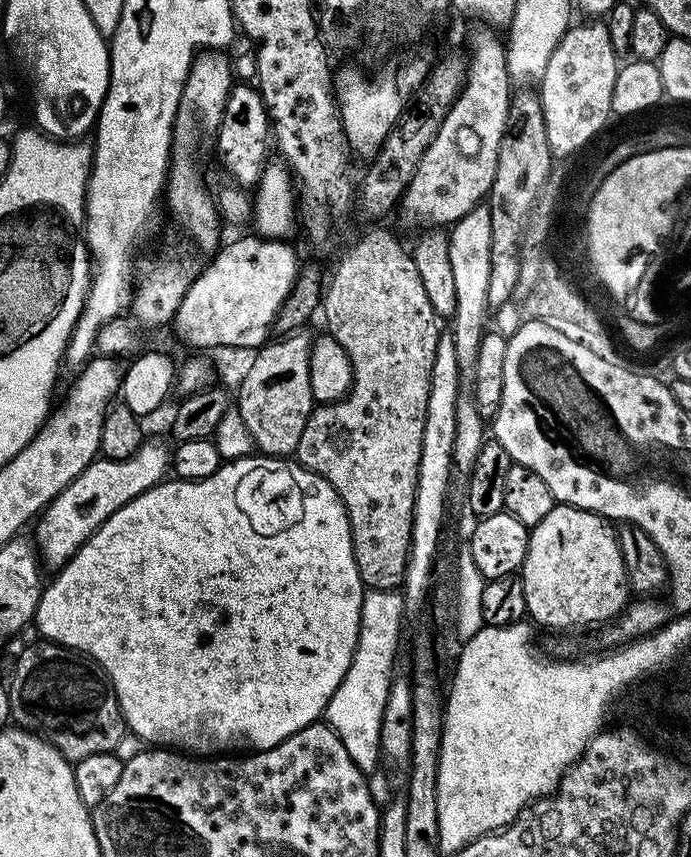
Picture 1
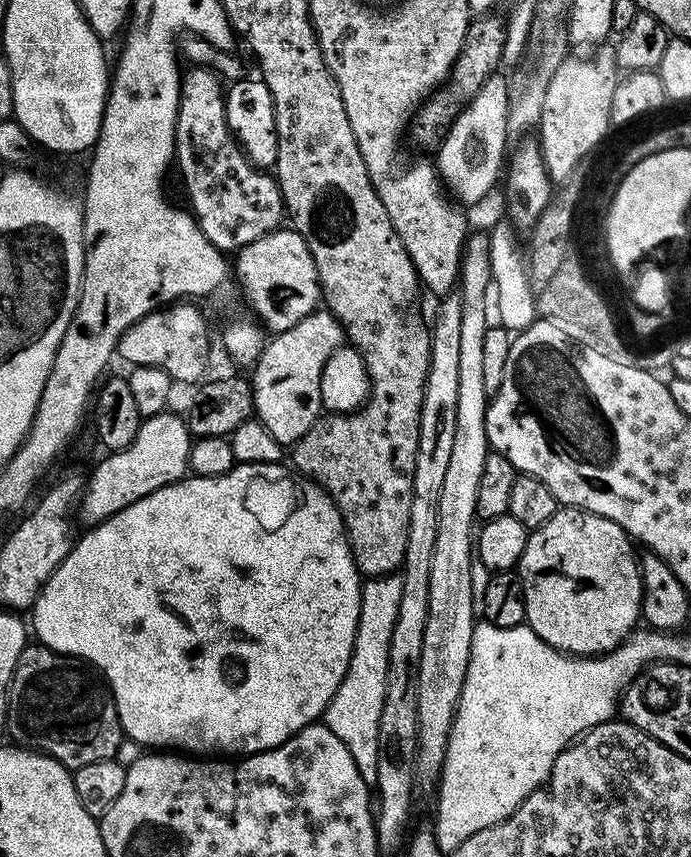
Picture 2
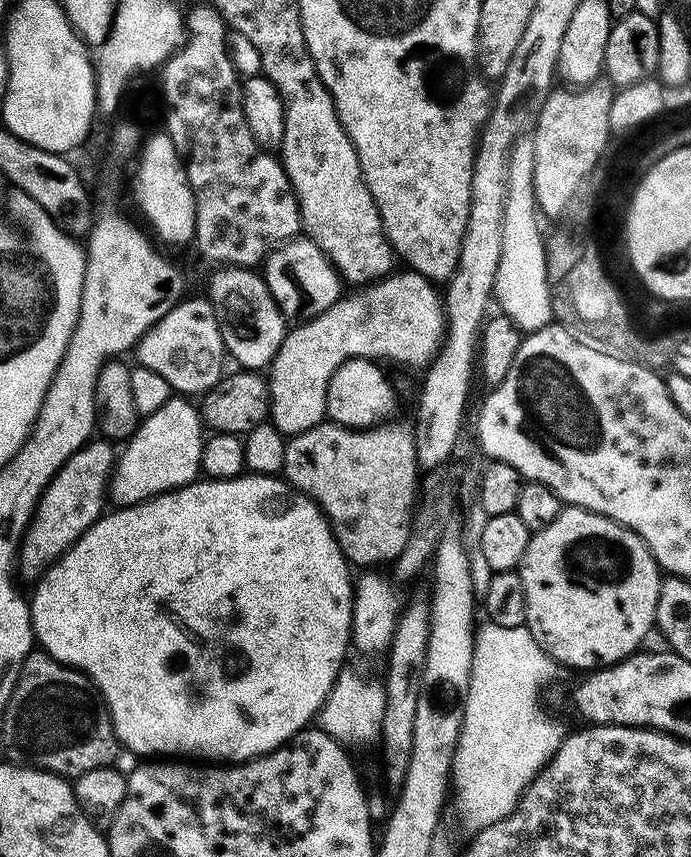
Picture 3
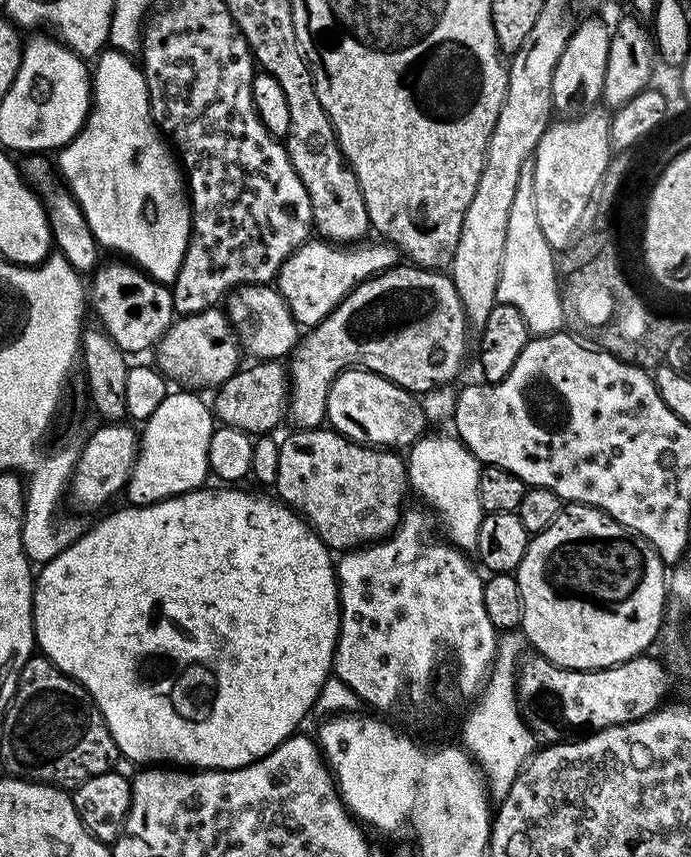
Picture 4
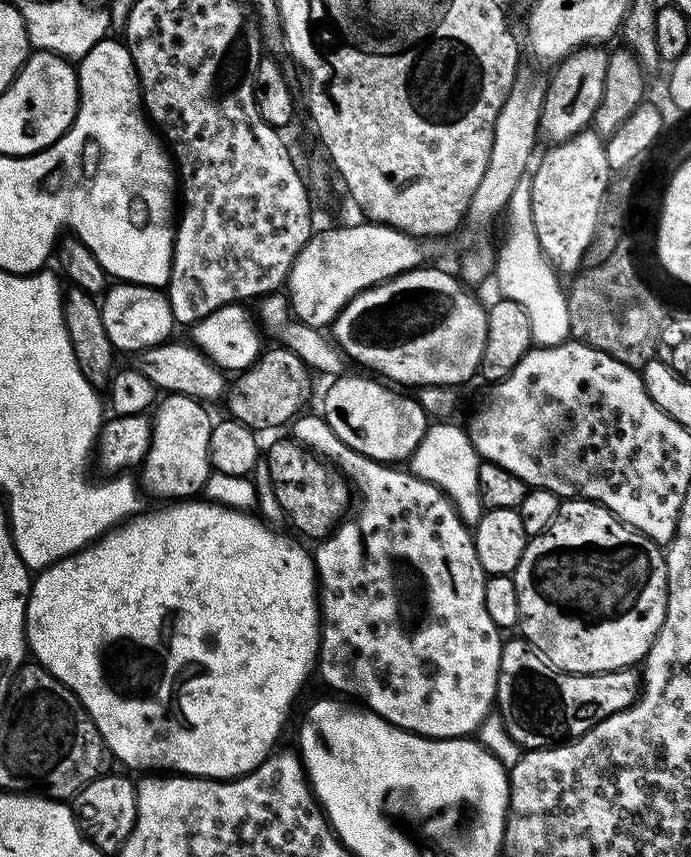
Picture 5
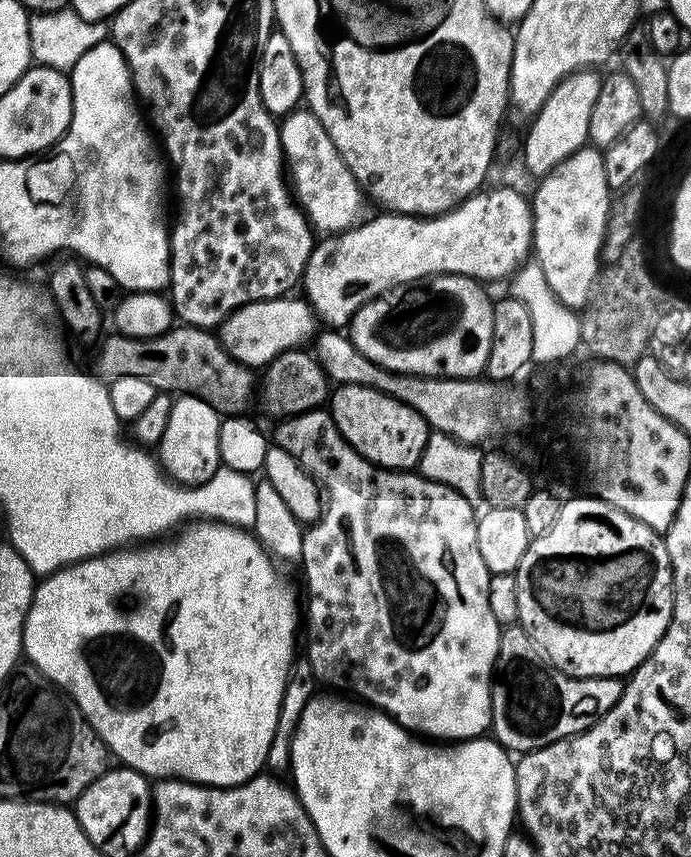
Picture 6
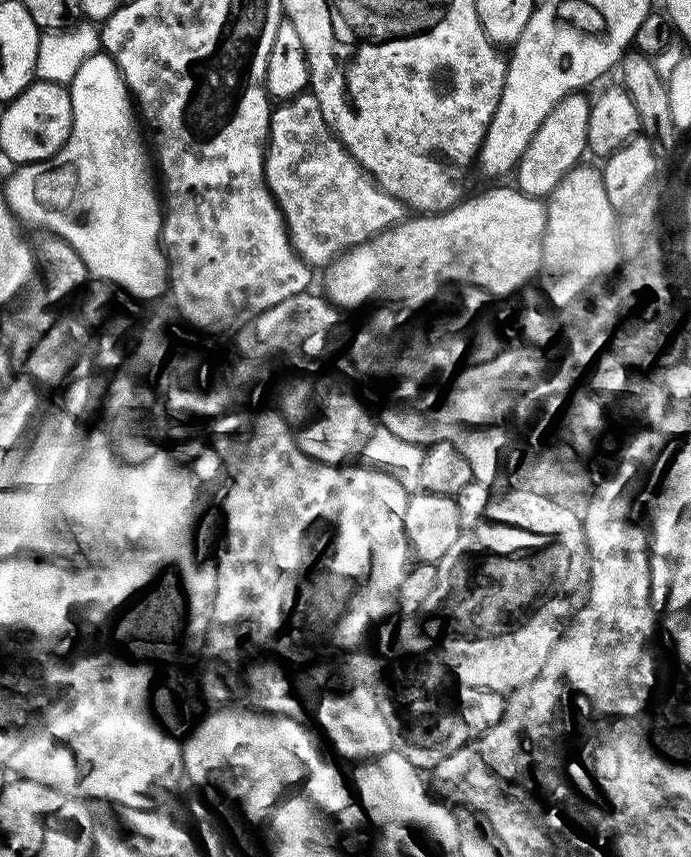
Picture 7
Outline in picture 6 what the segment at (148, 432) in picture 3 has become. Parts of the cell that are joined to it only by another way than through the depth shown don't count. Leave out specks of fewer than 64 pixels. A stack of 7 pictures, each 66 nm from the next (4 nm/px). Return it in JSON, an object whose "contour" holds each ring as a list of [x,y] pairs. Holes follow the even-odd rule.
{"contour":[[[179,395],[173,401],[166,428],[158,443],[158,462],[168,478],[180,485],[200,487],[213,477],[221,465],[218,454],[221,419],[212,406],[193,396]]]}

